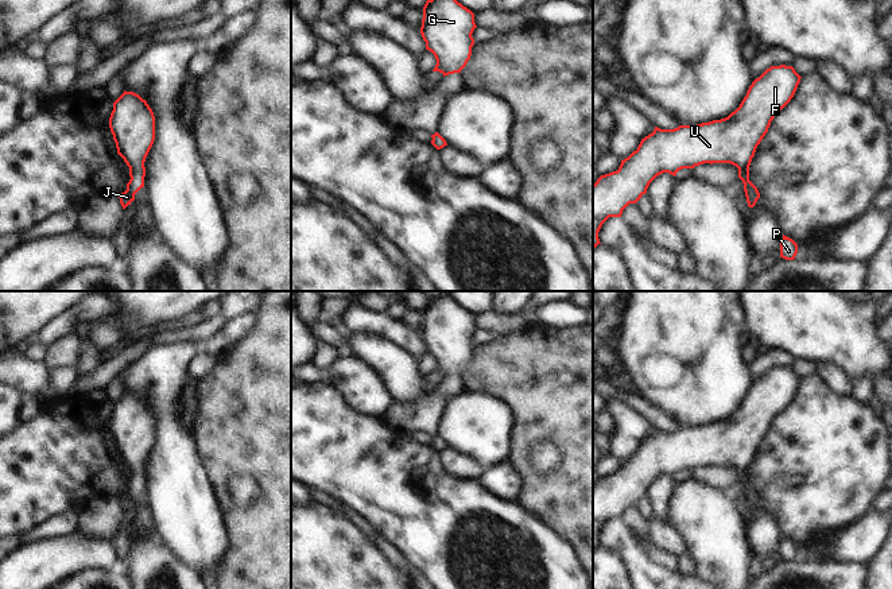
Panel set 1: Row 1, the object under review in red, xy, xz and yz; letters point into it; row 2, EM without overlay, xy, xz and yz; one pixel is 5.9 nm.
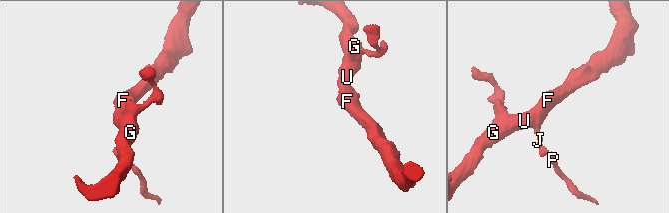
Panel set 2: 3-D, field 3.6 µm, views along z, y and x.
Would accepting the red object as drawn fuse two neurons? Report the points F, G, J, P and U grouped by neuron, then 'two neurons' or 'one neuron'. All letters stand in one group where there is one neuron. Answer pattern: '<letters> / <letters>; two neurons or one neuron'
F G J P U; one neuron

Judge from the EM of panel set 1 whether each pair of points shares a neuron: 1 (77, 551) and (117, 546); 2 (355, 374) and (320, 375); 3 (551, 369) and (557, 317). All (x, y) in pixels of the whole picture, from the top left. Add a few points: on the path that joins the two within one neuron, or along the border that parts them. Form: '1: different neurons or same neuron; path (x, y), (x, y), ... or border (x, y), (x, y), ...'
1: different neurons; border (109, 541), (120, 566)
2: different neurons; border (326, 369), (328, 382)
3: different neurons; border (538, 321), (555, 328), (578, 326)

